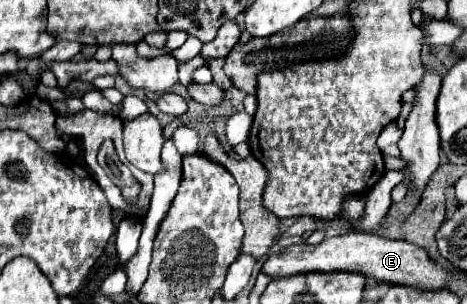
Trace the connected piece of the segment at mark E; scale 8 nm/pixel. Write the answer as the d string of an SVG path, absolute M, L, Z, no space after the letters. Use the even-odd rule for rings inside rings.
M352 232L346 236L334 236L324 238L320 244L298 244L288 246L280 254L268 256L262 270L276 278L276 276L292 276L300 272L362 272L364 276L372 276L380 282L396 282L396 284L408 284L414 288L446 288L448 286L448 272L438 268L430 256L404 240L390 240L368 232Z

